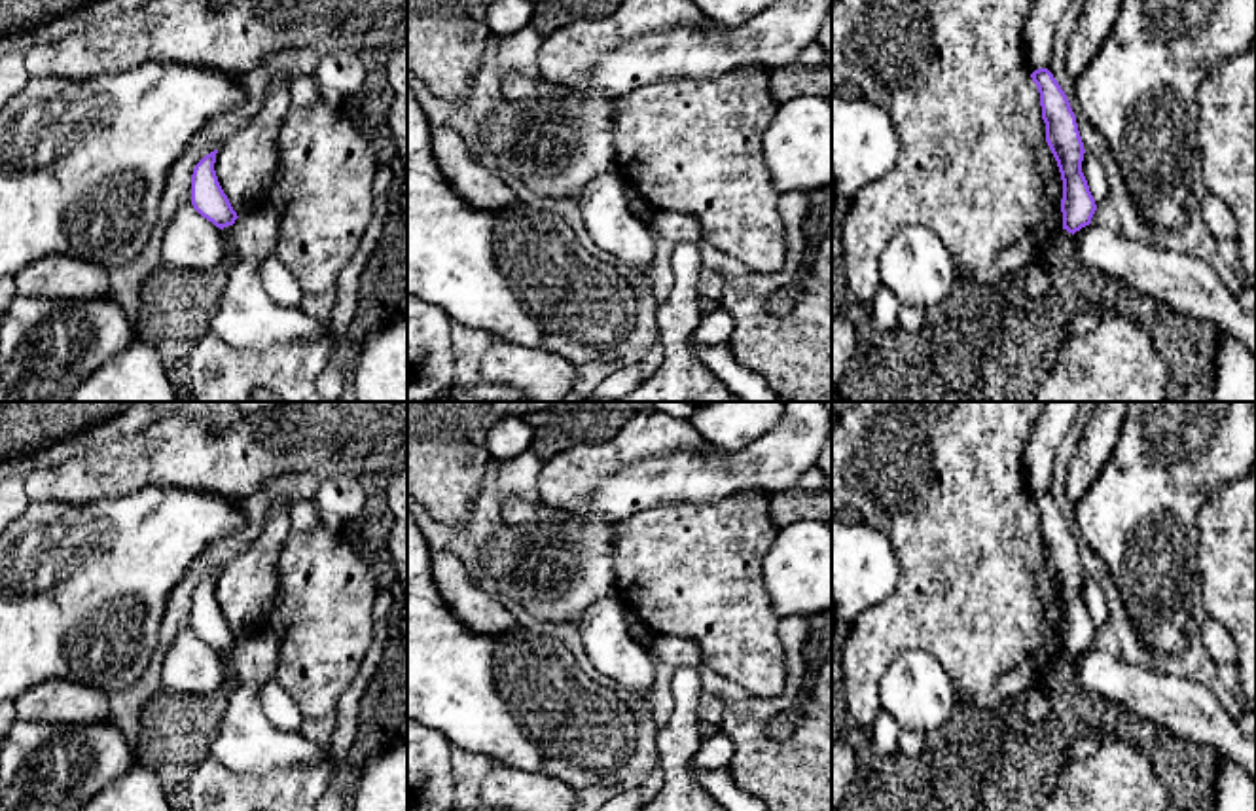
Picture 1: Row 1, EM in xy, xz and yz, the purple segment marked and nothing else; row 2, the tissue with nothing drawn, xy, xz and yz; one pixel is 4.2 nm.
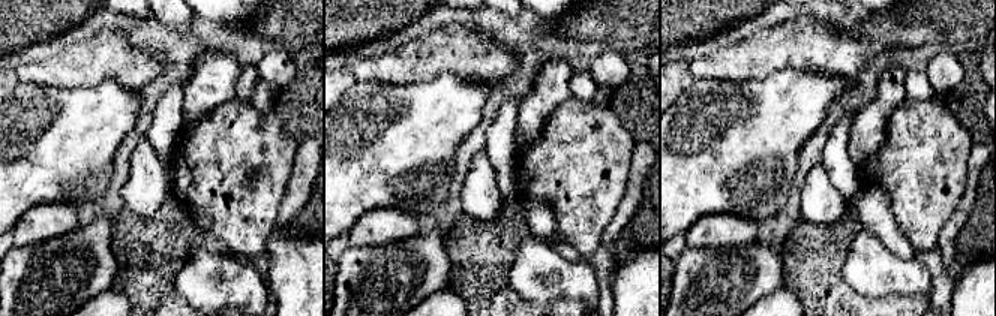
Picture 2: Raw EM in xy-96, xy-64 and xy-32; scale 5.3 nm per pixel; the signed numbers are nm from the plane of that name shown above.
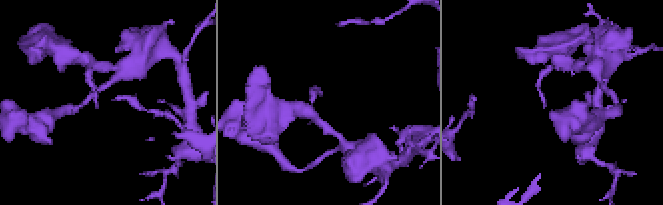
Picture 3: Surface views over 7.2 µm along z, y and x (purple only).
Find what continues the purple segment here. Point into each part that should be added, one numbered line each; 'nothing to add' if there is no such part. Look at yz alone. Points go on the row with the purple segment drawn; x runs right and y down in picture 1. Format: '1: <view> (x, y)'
nothing to add

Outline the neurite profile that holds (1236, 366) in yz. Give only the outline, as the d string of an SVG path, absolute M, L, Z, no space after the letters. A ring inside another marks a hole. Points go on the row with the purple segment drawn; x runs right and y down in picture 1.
M1220 330L1212 402L1256 402L1256 354L1235 335Z

